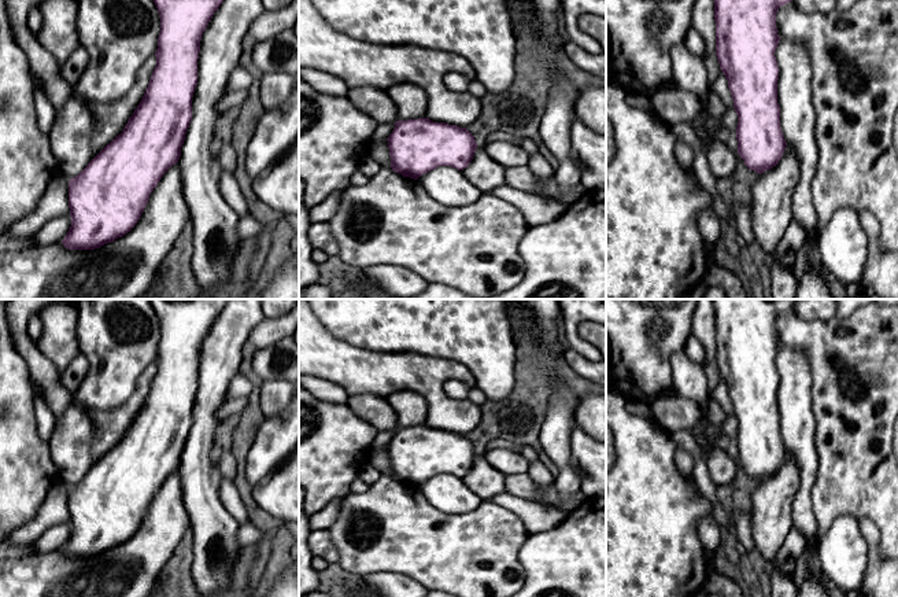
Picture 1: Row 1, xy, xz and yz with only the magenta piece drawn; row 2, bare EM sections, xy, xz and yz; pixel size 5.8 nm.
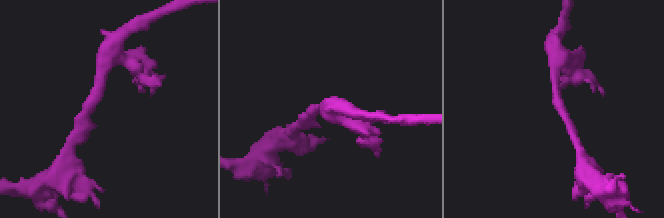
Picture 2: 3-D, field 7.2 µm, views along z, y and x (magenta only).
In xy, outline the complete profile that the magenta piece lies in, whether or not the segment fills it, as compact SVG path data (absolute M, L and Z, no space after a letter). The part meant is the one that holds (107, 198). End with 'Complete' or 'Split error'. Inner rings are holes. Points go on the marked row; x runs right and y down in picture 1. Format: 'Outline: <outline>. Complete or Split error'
Outline: M154 0L160 33L156 66L145 93L121 134L69 181L71 226L62 240L69 250L95 250L122 237L140 220L151 192L178 162L192 121L202 34L223 0Z. Complete

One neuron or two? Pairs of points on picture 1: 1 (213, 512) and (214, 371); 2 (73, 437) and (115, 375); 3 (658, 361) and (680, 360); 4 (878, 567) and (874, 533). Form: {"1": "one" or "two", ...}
{"1": "one", "2": "two", "3": "two", "4": "one"}

